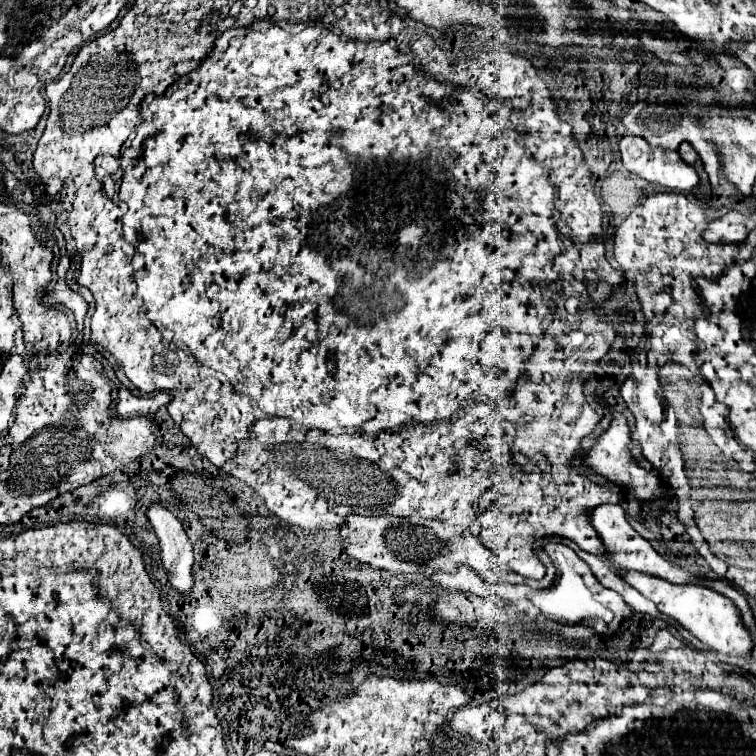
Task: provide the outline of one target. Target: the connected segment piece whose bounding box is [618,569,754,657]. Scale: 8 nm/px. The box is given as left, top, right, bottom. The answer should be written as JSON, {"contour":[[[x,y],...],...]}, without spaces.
{"contour":[[[620,569],[618,575],[634,589],[638,589],[646,599],[650,599],[662,613],[676,619],[684,629],[688,629],[694,637],[698,637],[706,647],[726,653],[726,655],[738,655],[748,657],[752,653],[754,641],[750,631],[742,623],[742,615],[738,607],[718,591],[700,587],[700,585],[674,585],[660,577],[652,577],[644,571],[628,571]]]}

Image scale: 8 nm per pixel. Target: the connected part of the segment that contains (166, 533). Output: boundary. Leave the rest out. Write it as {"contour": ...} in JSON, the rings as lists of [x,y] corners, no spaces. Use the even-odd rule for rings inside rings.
{"contour":[[[150,505],[148,519],[160,541],[160,559],[170,577],[170,585],[178,593],[188,593],[194,585],[192,577],[192,545],[180,521],[160,505]]]}

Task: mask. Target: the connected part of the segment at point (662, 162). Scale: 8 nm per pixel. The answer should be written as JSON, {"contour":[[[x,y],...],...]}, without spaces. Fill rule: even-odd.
{"contour":[[[624,137],[620,141],[620,153],[630,173],[654,185],[668,187],[670,191],[690,191],[698,185],[696,169],[688,167],[678,153],[650,147],[640,137]]]}

